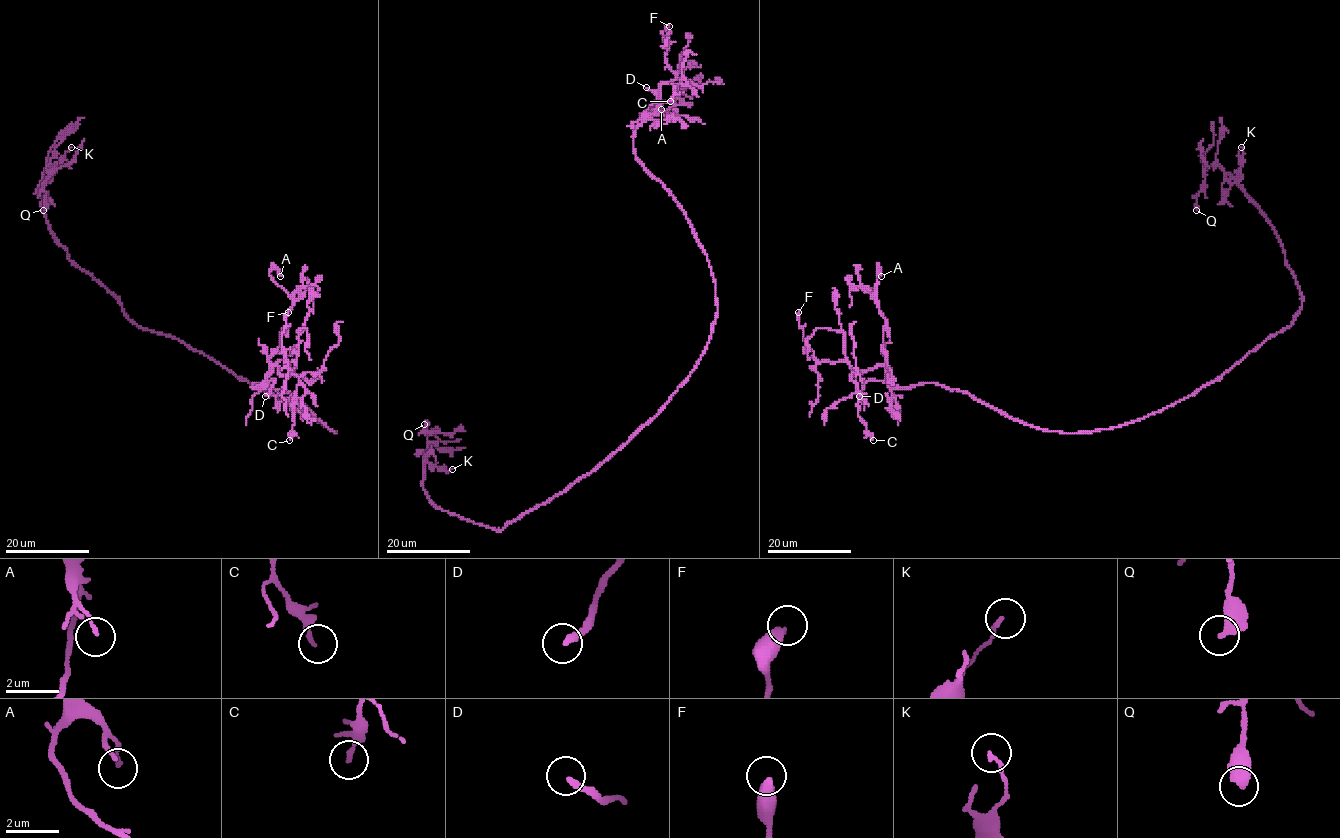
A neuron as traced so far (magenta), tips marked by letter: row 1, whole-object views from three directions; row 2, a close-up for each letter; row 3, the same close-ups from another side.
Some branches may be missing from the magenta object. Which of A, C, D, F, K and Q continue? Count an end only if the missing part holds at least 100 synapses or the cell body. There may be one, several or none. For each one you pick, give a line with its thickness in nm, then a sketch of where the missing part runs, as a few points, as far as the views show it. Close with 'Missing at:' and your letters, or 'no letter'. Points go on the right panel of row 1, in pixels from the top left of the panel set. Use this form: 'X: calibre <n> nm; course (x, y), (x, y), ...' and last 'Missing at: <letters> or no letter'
D: calibre 240 nm; course (859, 396), (864, 414), (852, 426), (860, 428), (868, 436), (884, 482), (867, 474)
Missing at: D

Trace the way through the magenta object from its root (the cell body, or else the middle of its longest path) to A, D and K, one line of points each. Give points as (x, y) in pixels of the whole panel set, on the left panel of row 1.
A: (291, 406), (336, 433), (291, 393), (253, 387), (267, 380), (293, 304), (270, 272), (280, 276)
D: (291, 406), (336, 433), (291, 393), (260, 383), (253, 387), (275, 379), (265, 396)
K: (291, 406), (178, 339), (139, 327), (111, 293), (69, 258), (41, 201), (43, 183), (50, 182), (71, 147)

